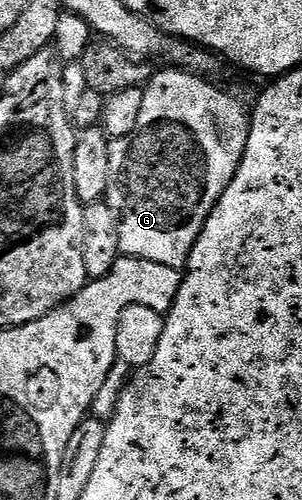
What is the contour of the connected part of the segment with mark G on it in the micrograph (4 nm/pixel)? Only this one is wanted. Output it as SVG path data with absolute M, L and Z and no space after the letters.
M163 69L163 72L152 74L142 88L143 100L141 101L141 113L137 113L137 129L120 139L111 140L109 145L109 189L105 202L109 209L113 209L113 217L117 221L117 237L119 238L119 250L124 256L132 259L144 259L157 265L169 265L176 269L187 266L187 259L191 255L193 245L205 225L205 221L213 213L221 193L225 193L227 186L233 181L237 169L241 165L241 157L245 153L245 145L249 141L249 129L251 120L248 112L243 112L243 107L227 91L214 87L210 78L202 75L193 75L190 71L176 71Z

